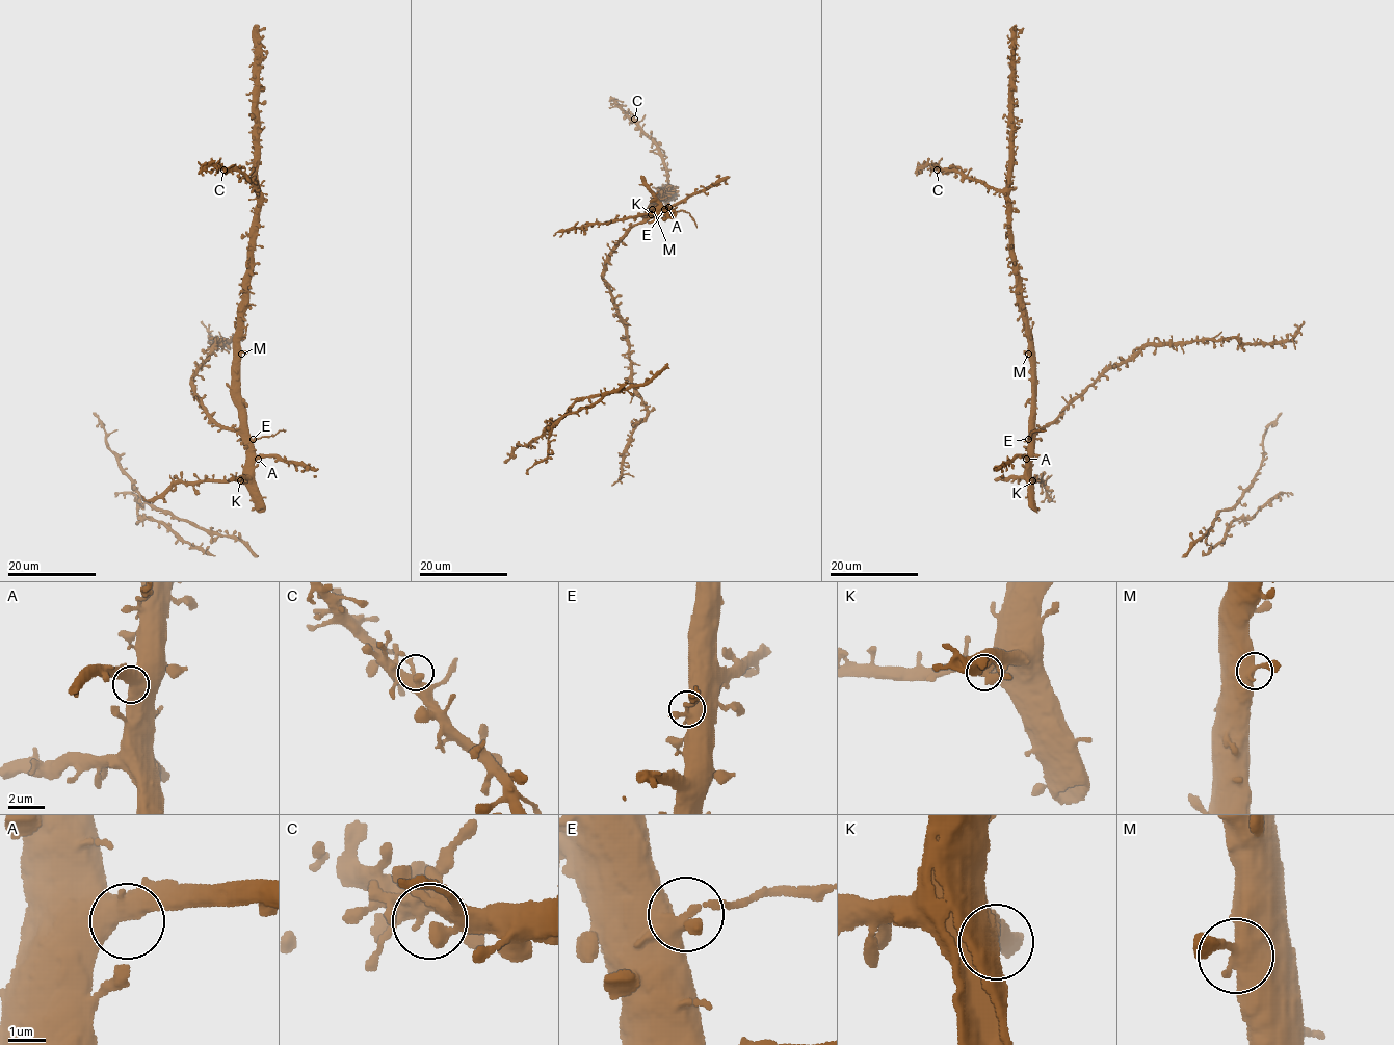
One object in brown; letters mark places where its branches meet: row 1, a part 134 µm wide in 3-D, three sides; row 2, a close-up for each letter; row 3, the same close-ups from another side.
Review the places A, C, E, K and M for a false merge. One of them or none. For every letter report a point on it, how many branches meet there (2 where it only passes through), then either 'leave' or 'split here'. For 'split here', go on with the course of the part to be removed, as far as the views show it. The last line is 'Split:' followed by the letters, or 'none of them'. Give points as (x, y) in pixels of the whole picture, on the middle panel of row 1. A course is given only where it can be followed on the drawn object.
A: place (668, 207); branches 2; leave
C: place (634, 119); branches 2; leave
E: place (664, 209); branches 2; split here; course (664, 209), (687, 212), (696, 227)
K: place (651, 214); branches 2; leave
M: place (652, 209); branches 2; leave
Split: E

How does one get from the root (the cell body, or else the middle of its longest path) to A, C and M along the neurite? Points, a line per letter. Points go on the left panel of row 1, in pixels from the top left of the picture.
A: (198, 372), (192, 377), (192, 394), (218, 424), (232, 427), (258, 459)
C: (198, 372), (198, 401), (218, 424), (239, 429), (240, 310), (258, 192), (242, 173), (224, 170)
M: (198, 372), (192, 377), (192, 394), (198, 401), (218, 424), (239, 429), (241, 354)

